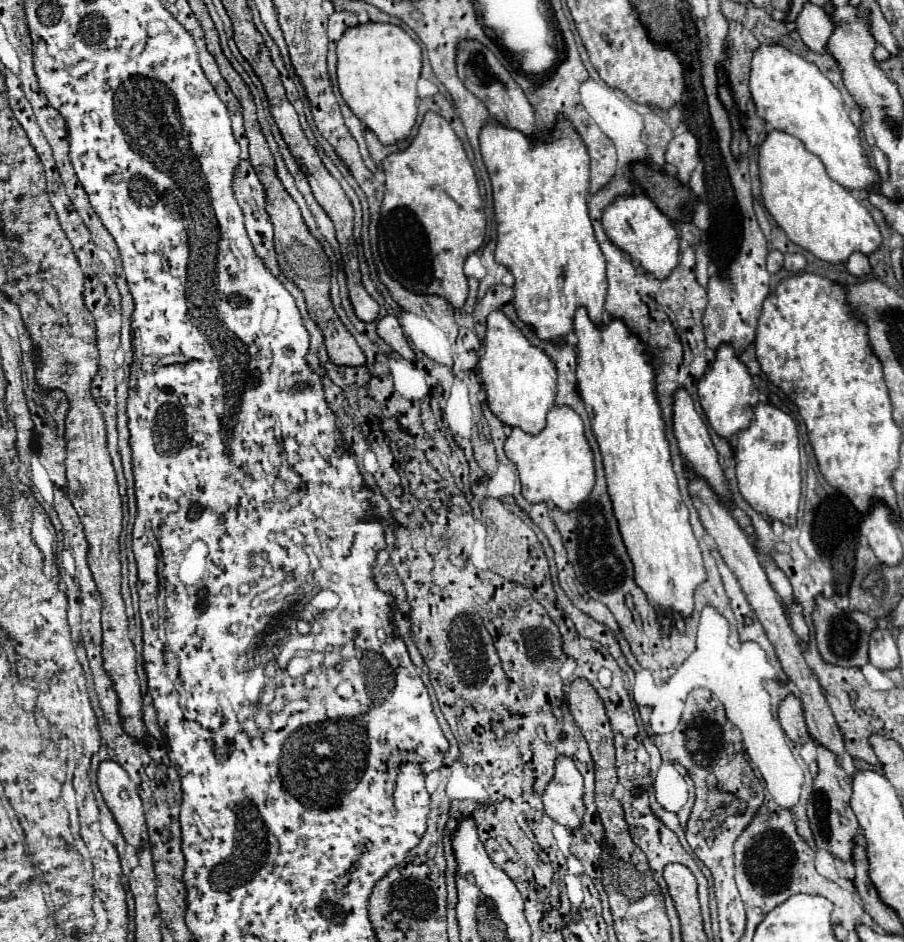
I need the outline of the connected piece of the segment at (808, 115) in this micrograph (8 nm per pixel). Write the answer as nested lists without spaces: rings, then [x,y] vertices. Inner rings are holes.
[[[760,44],[752,58],[750,94],[758,116],[768,120],[776,130],[800,138],[804,146],[824,162],[830,178],[846,190],[876,190],[880,176],[864,152],[860,130],[848,118],[840,92],[814,64],[782,46]]]

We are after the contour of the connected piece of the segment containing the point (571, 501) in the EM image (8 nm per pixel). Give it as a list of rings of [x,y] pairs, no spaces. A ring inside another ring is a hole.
[[[554,406],[548,412],[546,428],[536,434],[524,434],[520,428],[512,428],[504,444],[504,452],[518,468],[522,480],[522,496],[532,504],[554,504],[562,512],[578,508],[590,496],[594,486],[594,460],[588,440],[584,436],[584,424],[570,406]]]

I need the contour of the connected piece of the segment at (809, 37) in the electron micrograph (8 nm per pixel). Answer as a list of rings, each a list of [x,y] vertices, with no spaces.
[[[806,4],[800,16],[796,18],[796,26],[798,26],[796,32],[812,52],[816,54],[826,52],[826,44],[828,44],[830,32],[834,32],[834,24],[830,24],[830,18],[826,16],[824,8]]]

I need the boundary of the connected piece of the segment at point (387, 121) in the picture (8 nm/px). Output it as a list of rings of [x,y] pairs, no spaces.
[[[368,22],[344,32],[338,42],[338,86],[348,108],[382,144],[410,136],[416,124],[416,82],[422,70],[420,46],[400,26]]]

